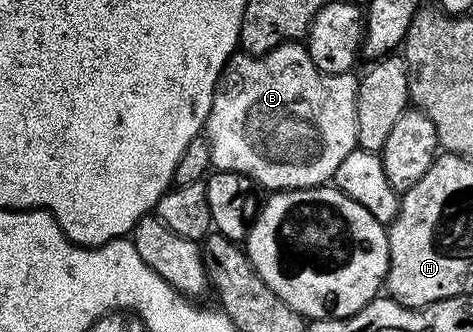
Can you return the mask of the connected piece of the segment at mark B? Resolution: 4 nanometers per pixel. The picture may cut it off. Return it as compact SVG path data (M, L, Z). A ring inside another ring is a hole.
M301 41L284 43L275 49L271 49L265 55L233 54L225 63L223 70L221 70L221 76L211 101L209 116L203 128L203 134L211 145L213 167L218 171L234 171L240 175L246 175L258 188L260 186L266 187L266 192L269 193L294 191L304 187L319 187L328 184L332 180L335 169L339 169L339 165L343 162L343 157L347 157L347 153L358 150L357 122L355 121L355 101L357 100L358 82L358 76L353 73L347 75L328 75L323 73L317 68L315 61L311 61L309 51L305 47L304 42Z

